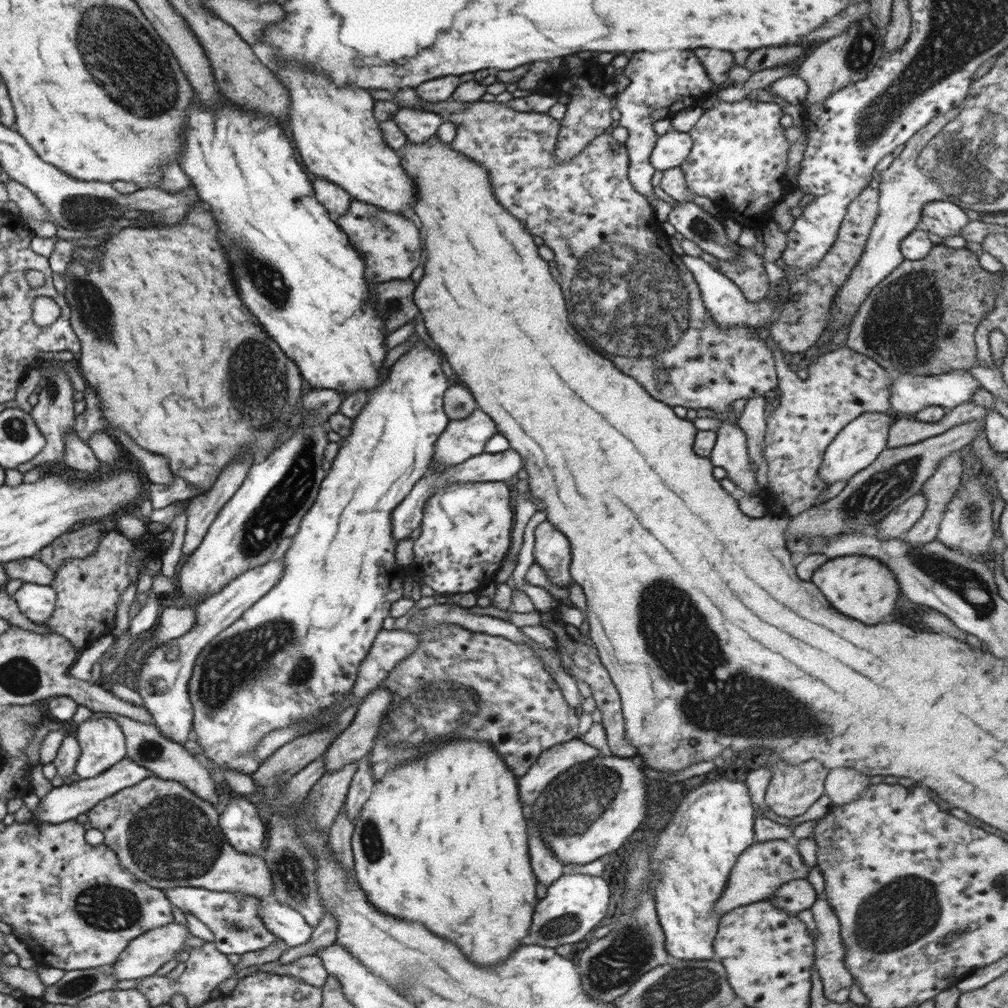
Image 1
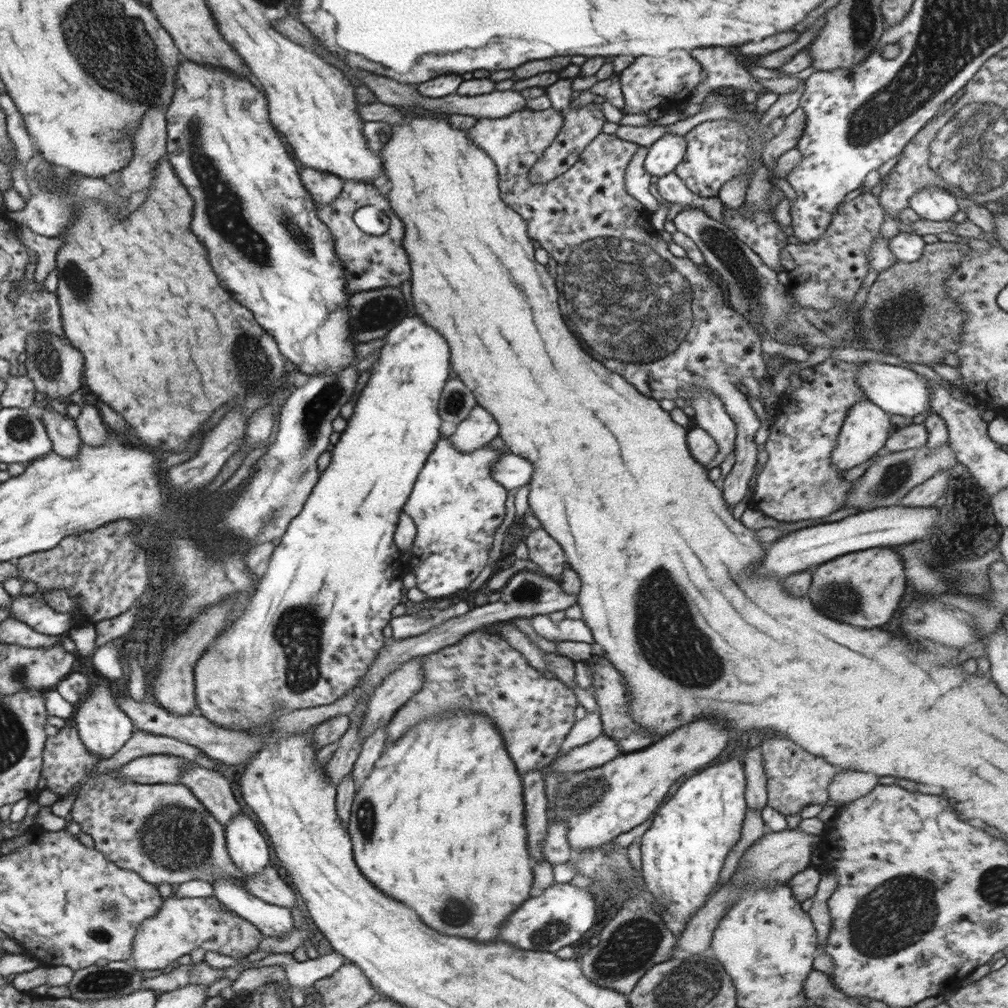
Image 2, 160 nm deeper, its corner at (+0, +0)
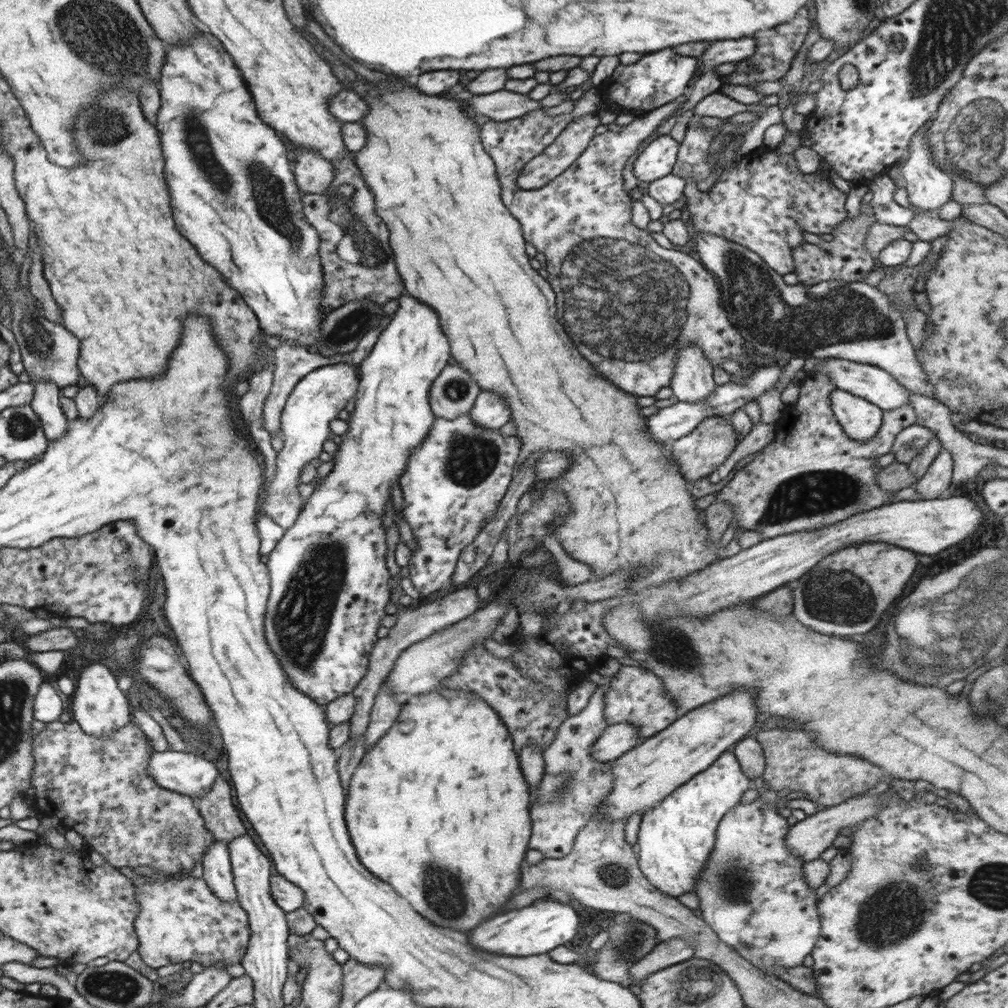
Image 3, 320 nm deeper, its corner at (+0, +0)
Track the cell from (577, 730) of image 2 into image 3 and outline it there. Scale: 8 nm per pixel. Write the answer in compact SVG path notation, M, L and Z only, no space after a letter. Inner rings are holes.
M598 686L588 706L566 718L556 731L555 739L542 752L544 774L540 784L530 790L531 838L528 846L539 850L545 858L559 859L571 851L580 829L612 790L614 761L600 763L591 755L593 744L609 725L604 716L605 689Z

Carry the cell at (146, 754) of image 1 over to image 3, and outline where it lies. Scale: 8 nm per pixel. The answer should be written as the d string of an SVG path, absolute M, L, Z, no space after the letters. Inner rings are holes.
M221 775L217 776L212 788L204 796L197 797L195 802L205 826L216 841L230 844L246 834L246 826L232 802L232 788Z

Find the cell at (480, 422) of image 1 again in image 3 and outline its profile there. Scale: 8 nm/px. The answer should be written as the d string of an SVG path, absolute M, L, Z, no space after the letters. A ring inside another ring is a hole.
M491 390L480 391L469 415L475 425L499 430L511 420L511 410L504 397Z

